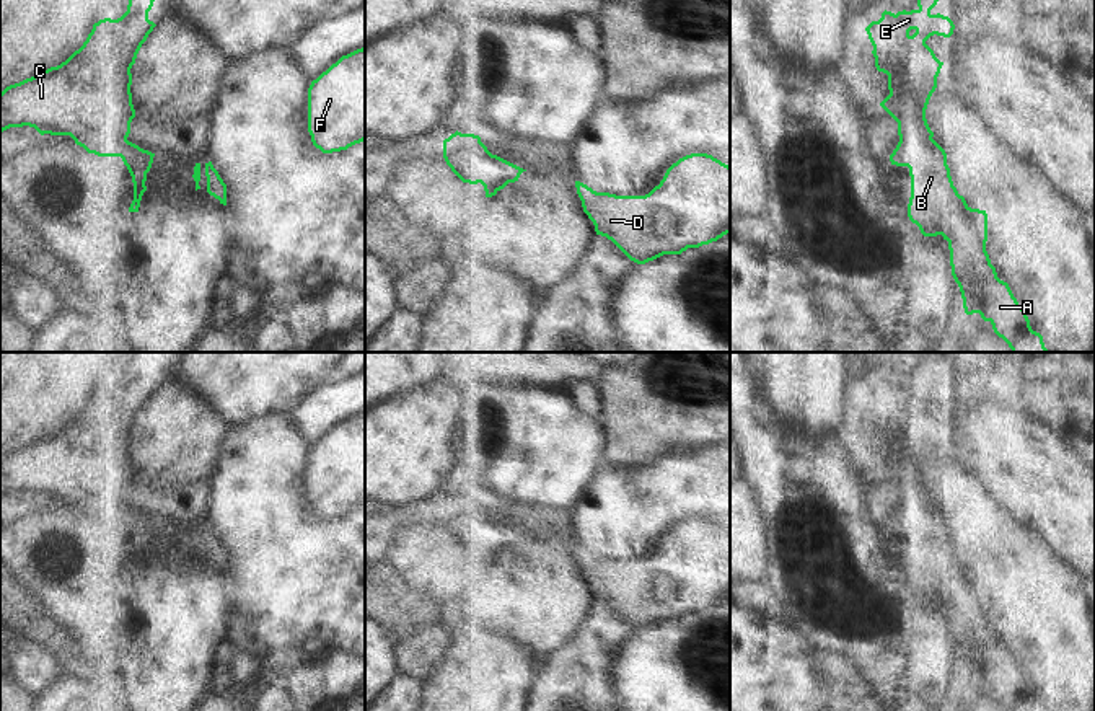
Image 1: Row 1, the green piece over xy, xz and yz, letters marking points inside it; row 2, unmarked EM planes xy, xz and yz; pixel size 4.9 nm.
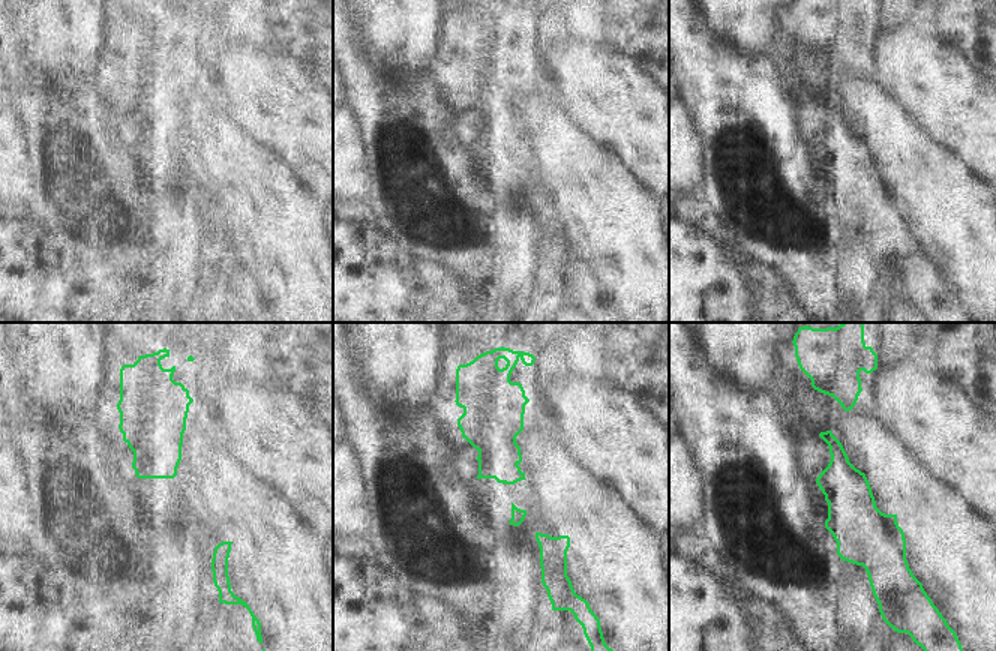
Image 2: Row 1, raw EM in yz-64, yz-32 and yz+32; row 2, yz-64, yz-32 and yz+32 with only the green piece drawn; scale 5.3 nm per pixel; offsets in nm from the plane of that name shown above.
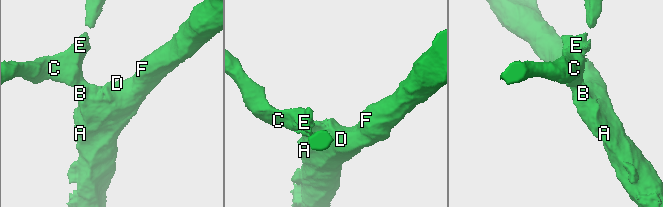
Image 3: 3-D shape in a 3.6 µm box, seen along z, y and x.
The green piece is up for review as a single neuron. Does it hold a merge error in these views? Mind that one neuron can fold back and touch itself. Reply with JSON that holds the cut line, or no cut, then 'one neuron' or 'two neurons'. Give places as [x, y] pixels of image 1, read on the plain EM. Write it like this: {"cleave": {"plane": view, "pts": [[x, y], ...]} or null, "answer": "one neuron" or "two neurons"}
{"cleave": null, "answer": "one neuron"}

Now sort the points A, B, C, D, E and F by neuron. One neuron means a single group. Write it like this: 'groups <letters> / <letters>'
groups A B C D E F

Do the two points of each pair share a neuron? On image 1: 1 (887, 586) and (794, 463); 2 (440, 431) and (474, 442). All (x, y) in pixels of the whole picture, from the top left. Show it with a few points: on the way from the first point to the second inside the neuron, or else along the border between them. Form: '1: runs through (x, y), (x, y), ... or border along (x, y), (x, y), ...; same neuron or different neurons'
1: runs through (856, 555), (836, 525), (835, 512), (817, 494); same neuron
2: border along (465, 416), (455, 442), (458, 475); different neurons

